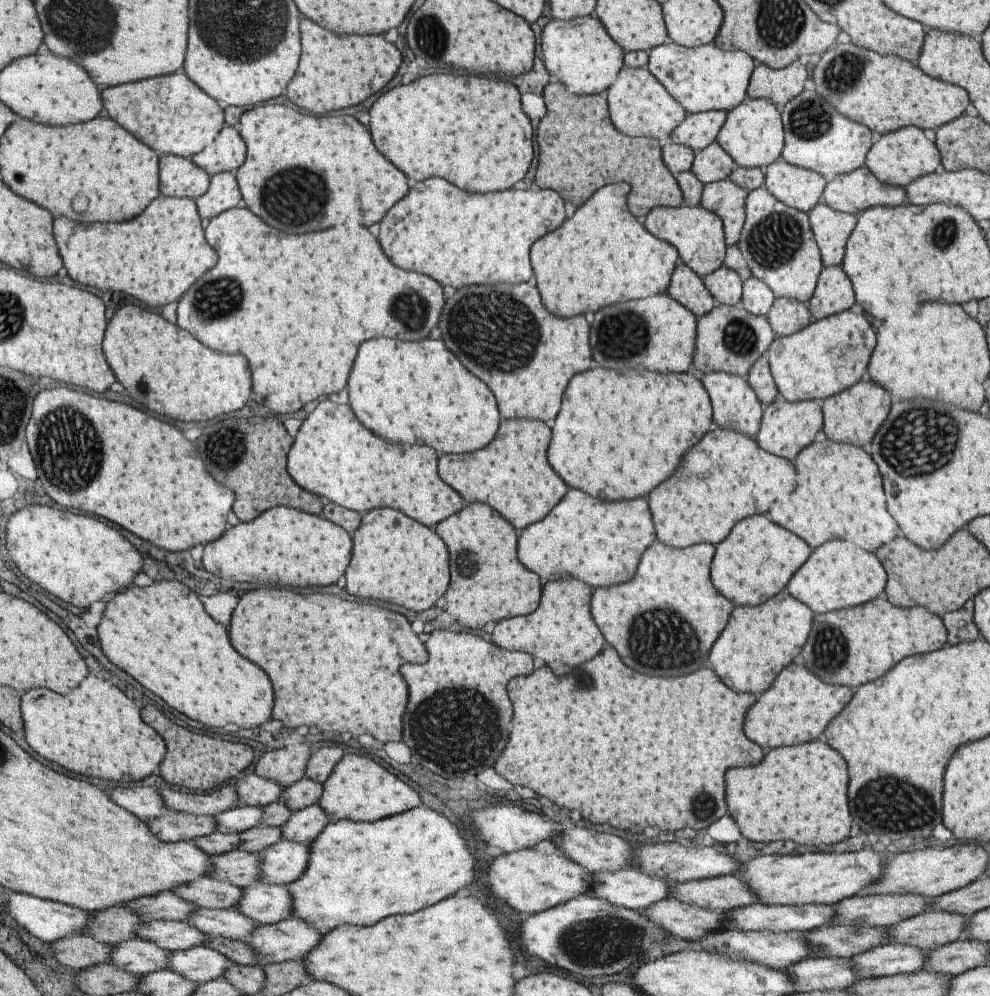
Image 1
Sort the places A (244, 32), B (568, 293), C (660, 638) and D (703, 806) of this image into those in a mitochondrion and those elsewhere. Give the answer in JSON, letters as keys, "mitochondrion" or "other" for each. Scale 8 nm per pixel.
{"A":"mitochondrion","B":"other","C":"mitochondrion","D":"mitochondrion"}

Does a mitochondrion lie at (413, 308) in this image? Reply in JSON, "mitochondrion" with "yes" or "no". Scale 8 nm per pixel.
{"mitochondrion":"yes"}

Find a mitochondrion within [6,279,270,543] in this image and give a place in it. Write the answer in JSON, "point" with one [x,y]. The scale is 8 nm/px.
{"point":[67,441]}

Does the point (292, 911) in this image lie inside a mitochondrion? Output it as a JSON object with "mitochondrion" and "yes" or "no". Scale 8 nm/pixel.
{"mitochondrion":"no"}

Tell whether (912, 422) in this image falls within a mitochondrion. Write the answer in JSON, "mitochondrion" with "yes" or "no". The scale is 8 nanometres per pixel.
{"mitochondrion":"yes"}

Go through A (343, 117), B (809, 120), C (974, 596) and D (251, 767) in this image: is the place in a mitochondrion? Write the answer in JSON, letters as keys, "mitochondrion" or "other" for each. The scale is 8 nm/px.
{"A":"other","B":"mitochondrion","C":"other","D":"other"}

